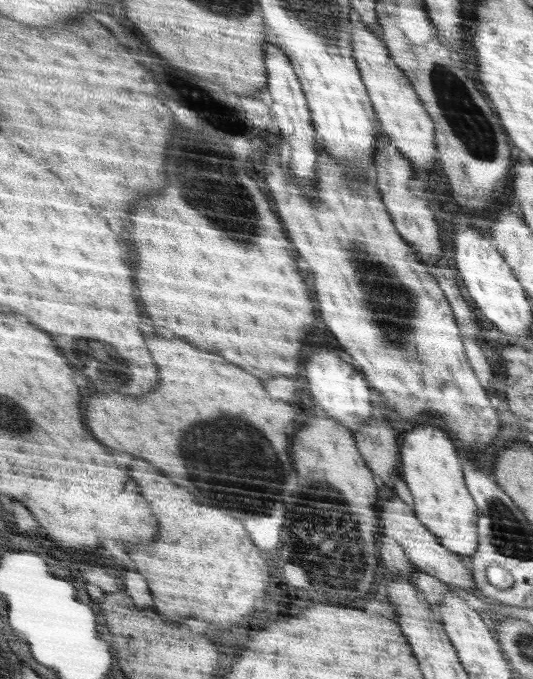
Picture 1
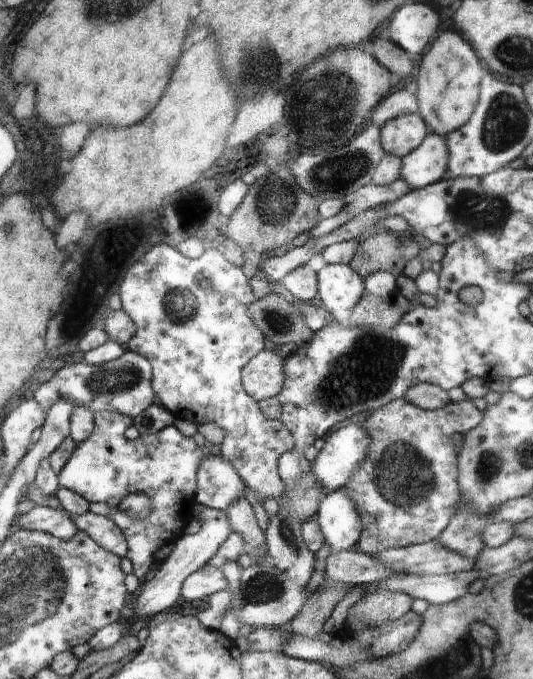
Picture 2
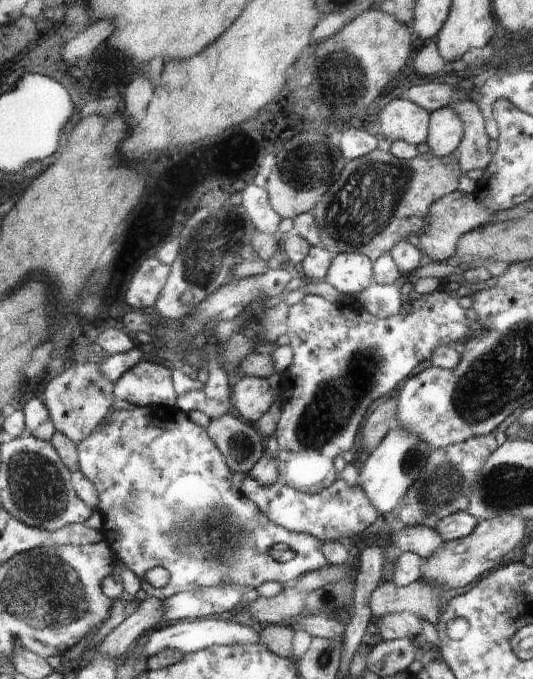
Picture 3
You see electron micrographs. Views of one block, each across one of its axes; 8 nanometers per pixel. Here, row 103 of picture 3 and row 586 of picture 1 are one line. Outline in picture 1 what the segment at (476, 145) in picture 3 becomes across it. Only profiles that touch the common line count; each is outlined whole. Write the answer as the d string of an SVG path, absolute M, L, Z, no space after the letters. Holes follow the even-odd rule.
M396 495L389 497L382 506L378 506L378 519L384 525L386 536L398 542L406 556L422 572L454 587L462 588L464 591L479 594L468 561L462 560L460 555L450 552L450 549L440 544L437 536L418 520L413 508L404 503L400 497Z

